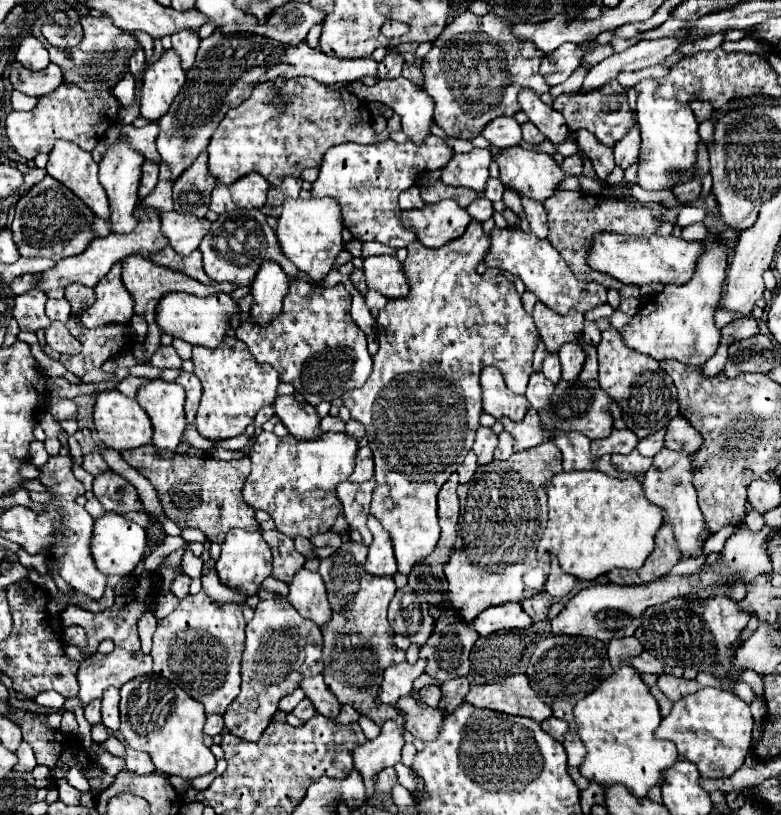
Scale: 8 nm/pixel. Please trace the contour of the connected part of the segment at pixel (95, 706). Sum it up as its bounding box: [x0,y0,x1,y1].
[84,700,100,724]

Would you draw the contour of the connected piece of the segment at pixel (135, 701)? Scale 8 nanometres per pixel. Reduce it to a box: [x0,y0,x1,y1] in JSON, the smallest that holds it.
[120,674,216,780]

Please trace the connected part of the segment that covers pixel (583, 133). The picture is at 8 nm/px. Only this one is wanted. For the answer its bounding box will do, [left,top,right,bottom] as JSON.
[576,130,614,178]

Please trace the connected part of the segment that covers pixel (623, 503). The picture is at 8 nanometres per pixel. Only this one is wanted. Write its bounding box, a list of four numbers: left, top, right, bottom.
[538,470,662,580]

